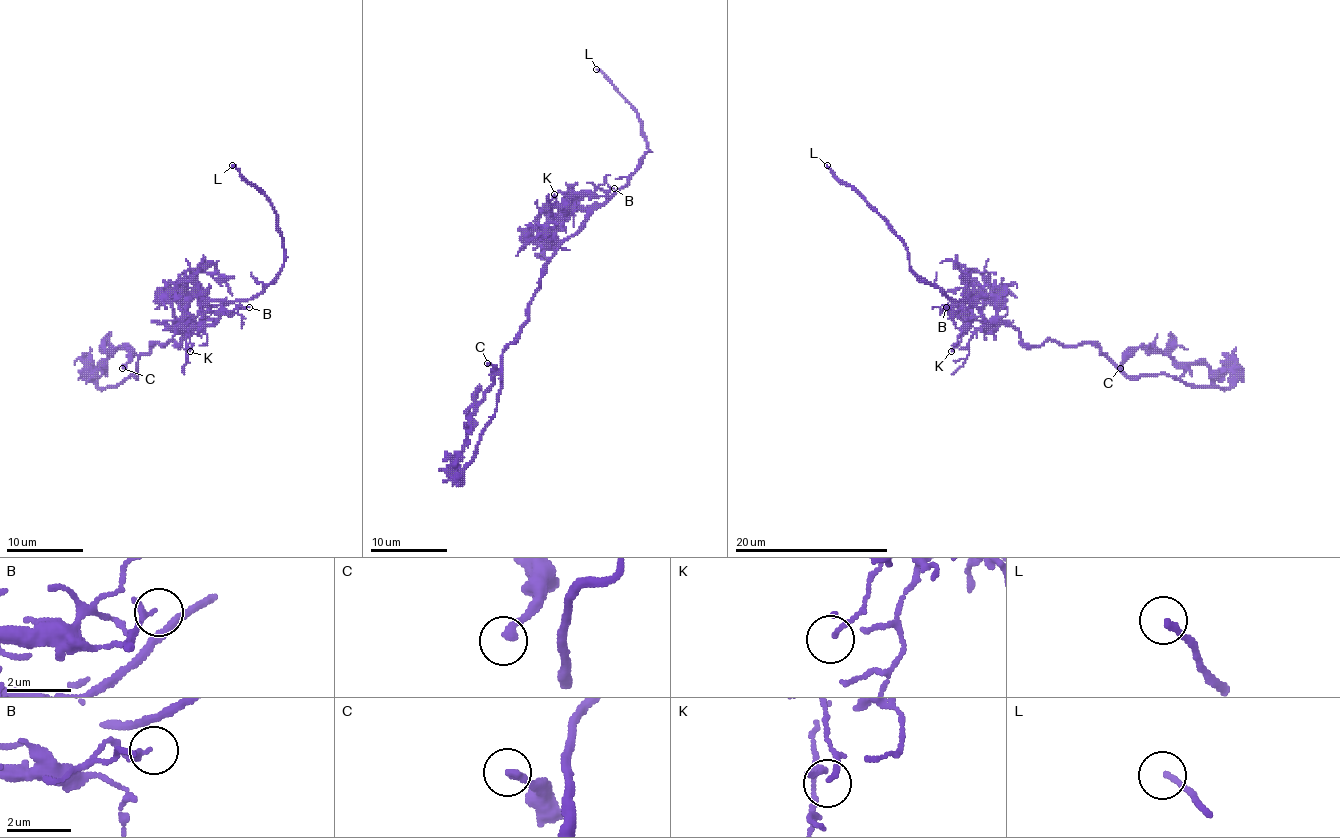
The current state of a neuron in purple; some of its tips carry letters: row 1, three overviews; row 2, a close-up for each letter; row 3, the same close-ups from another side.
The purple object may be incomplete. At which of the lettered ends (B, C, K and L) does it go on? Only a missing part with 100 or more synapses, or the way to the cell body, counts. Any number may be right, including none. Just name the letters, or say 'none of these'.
L

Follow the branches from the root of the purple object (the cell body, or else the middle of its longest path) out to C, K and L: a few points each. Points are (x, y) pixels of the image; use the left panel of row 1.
C: (167, 341), (144, 353), (138, 374), (119, 385), (99, 387), (92, 372), (128, 347), (122, 368)
K: (167, 341), (180, 343), (193, 322), (186, 307), (197, 297), (203, 320), (192, 318), (188, 324), (190, 351)
L: (167, 341), (178, 345), (190, 326), (211, 324), (228, 303), (253, 299), (284, 265), (272, 203), (232, 165)

